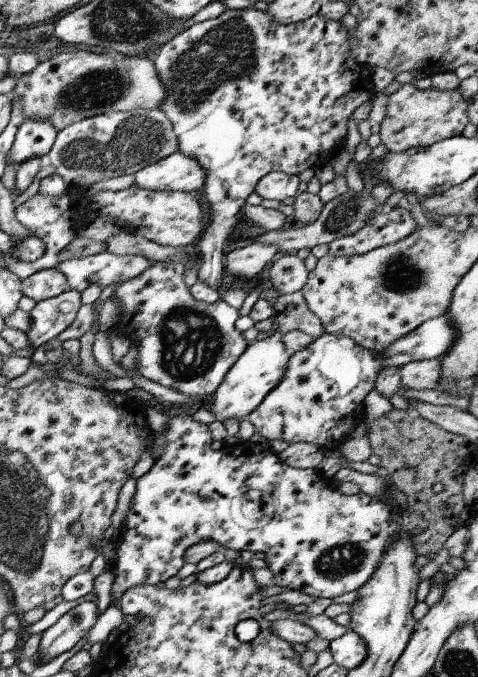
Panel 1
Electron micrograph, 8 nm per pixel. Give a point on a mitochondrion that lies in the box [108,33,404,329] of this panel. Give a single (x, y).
(350, 208)

